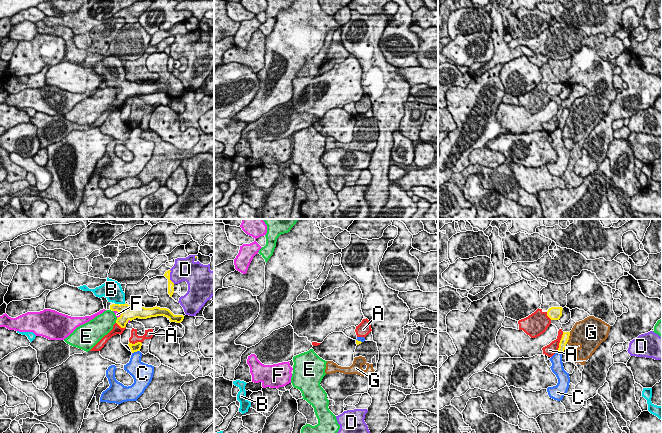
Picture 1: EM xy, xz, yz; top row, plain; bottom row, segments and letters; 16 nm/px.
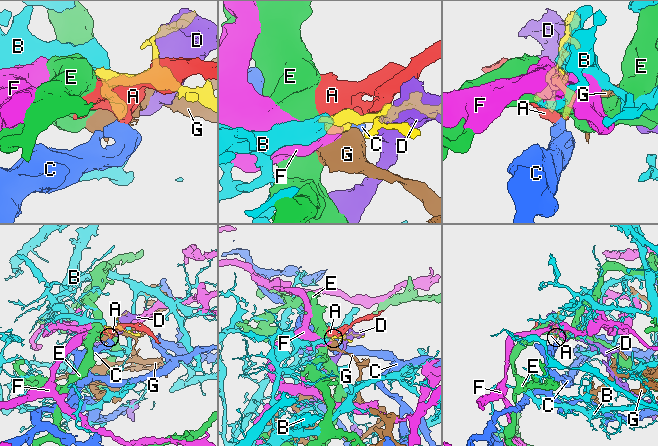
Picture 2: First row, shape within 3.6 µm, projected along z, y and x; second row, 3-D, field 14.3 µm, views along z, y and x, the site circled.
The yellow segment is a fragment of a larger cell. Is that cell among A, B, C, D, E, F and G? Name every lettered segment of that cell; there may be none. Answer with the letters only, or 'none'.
B

